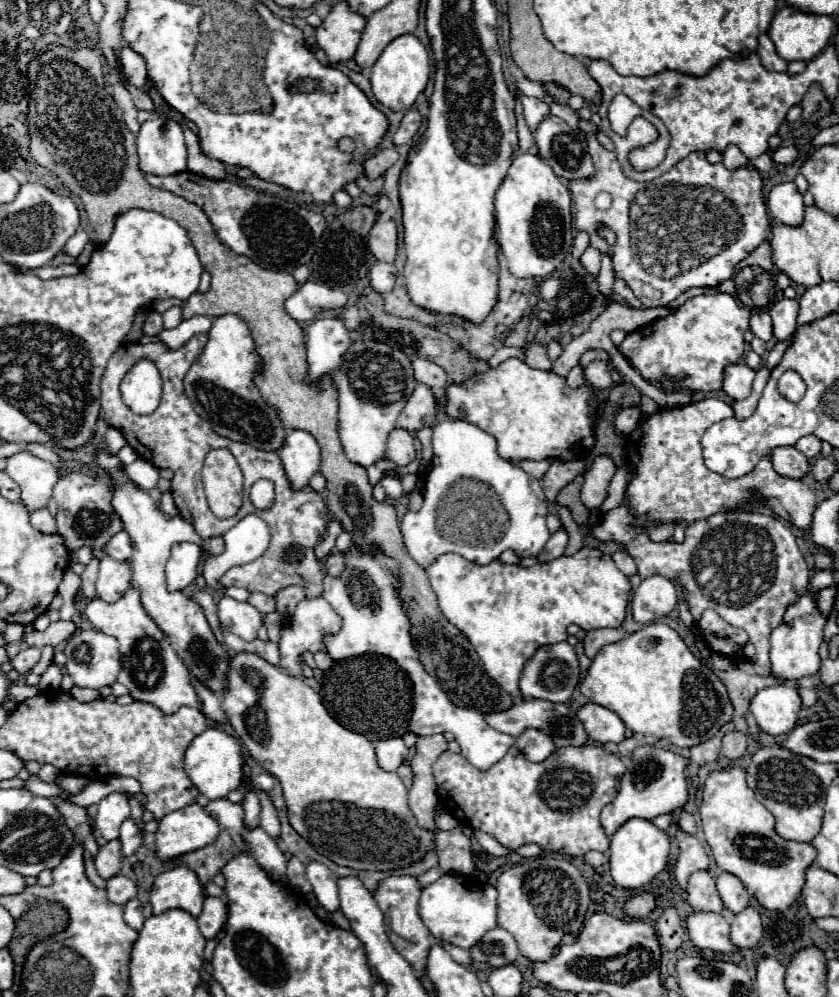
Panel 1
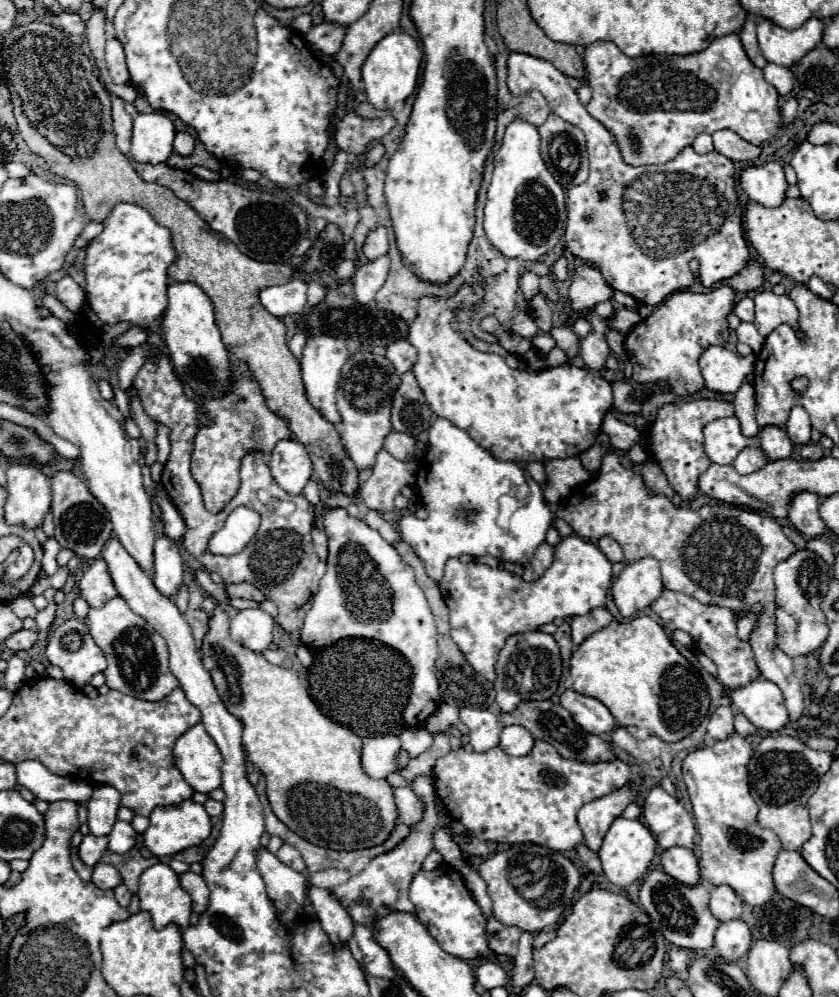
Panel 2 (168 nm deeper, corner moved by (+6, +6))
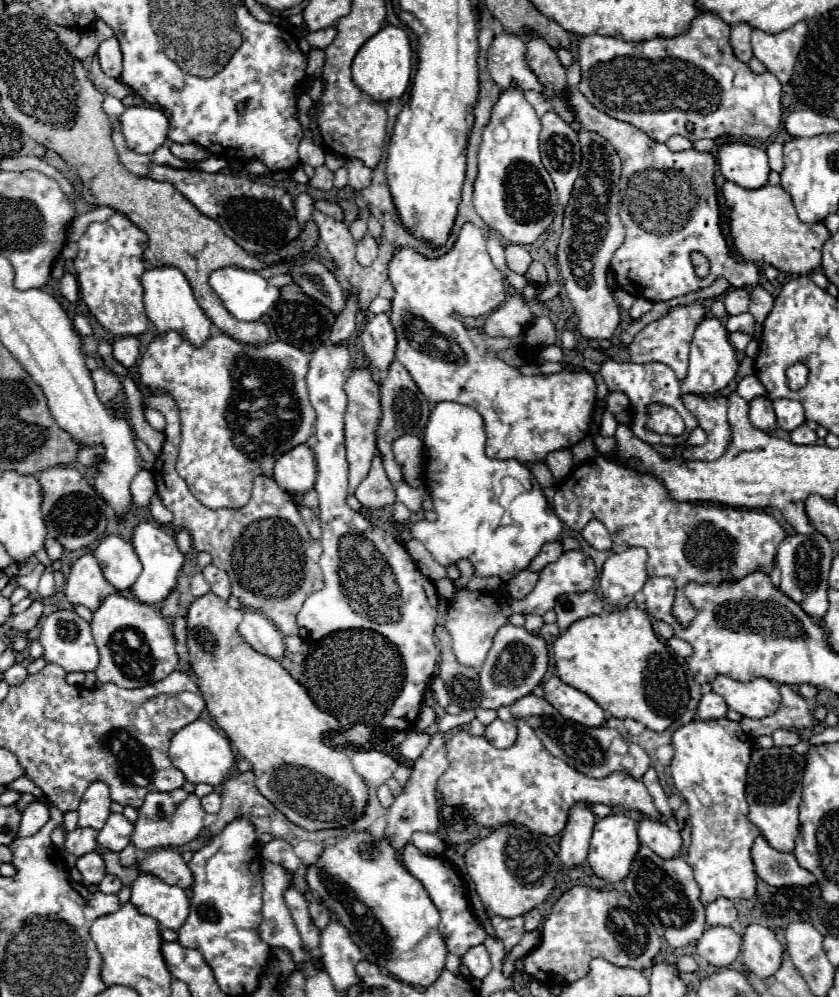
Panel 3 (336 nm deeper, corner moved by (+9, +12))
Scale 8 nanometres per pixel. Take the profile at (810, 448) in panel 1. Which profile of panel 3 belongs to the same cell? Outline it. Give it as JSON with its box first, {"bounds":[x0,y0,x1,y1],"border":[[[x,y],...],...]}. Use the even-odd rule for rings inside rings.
{"bounds":[772,399,806,433],"border":[[[778,399],[772,403],[776,417],[778,417],[778,425],[780,429],[784,429],[786,433],[792,433],[796,427],[800,427],[806,417],[804,417],[804,409],[798,401],[792,399]]]}

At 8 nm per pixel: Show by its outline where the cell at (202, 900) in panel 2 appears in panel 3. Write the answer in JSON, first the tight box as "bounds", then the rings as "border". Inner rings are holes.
{"bounds":[140,849,194,889],"border":[[[162,849],[150,855],[140,863],[140,869],[152,875],[158,875],[168,885],[178,885],[182,889],[194,887],[194,875],[190,873],[190,867],[182,859],[182,855],[172,849]]]}

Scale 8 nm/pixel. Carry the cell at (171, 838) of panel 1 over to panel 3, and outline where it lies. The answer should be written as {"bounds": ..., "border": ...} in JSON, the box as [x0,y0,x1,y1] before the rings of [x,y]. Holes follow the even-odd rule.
{"bounds":[132,789,204,849],"border":[[[176,789],[170,793],[148,793],[144,805],[138,809],[138,821],[134,823],[132,843],[138,849],[154,849],[154,847],[180,847],[196,839],[204,827],[204,809],[200,799],[194,793],[186,793],[184,789]]]}

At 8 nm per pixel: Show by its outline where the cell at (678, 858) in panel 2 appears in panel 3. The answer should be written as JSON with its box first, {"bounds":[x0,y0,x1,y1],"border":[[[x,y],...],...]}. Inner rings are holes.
{"bounds":[638,819,682,859],"border":[[[646,819],[638,825],[638,837],[662,859],[674,859],[682,851],[680,831],[652,819]]]}

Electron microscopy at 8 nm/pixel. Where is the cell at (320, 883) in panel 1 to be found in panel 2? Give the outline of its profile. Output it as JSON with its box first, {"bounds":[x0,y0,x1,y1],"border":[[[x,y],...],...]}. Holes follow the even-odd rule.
{"bounds":[309,885,353,947],"border":[[[313,885],[309,887],[309,899],[315,907],[323,931],[329,937],[329,943],[333,947],[347,945],[353,935],[353,921],[349,919],[347,911],[339,905],[339,901],[333,899],[327,889],[317,889]]]}

